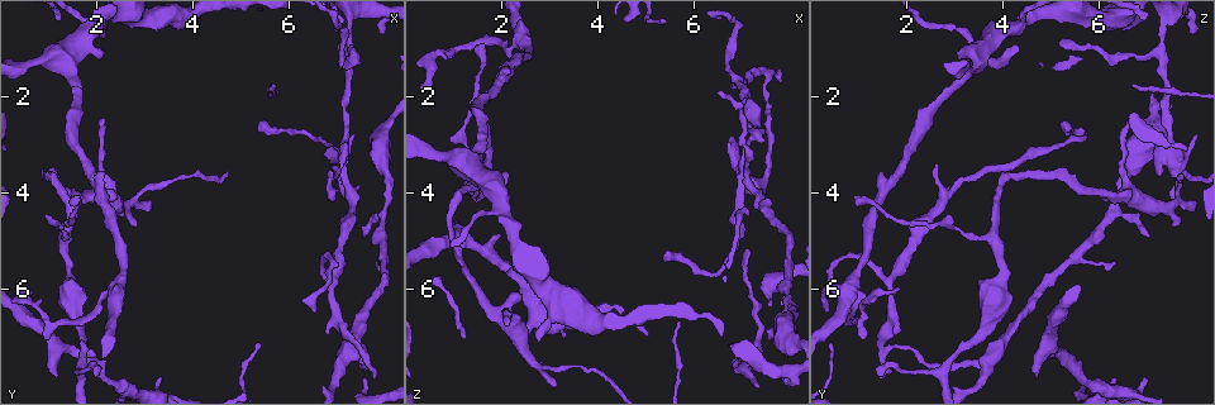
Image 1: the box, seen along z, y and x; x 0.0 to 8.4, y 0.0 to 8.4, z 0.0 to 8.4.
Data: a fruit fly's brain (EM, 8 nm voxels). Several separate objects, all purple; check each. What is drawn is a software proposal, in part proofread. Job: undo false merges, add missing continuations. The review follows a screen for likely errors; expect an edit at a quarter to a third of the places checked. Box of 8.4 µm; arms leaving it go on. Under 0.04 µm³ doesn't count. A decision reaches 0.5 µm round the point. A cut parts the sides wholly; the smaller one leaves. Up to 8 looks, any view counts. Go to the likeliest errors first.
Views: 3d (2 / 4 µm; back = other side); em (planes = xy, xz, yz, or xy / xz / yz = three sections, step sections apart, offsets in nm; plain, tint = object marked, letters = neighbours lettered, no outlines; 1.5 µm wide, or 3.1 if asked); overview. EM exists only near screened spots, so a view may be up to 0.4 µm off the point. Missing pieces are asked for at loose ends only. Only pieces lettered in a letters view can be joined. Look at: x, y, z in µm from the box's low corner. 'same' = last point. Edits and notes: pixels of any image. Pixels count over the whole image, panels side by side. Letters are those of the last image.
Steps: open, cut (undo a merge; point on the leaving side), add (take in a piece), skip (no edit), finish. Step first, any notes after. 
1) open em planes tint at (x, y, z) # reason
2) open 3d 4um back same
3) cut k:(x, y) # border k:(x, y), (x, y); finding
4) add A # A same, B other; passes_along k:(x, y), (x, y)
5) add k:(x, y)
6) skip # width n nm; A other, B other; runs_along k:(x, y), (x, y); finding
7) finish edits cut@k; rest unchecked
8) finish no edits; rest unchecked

open em xz step 4 letters at (2.15, 2.50, 6.80) # free end

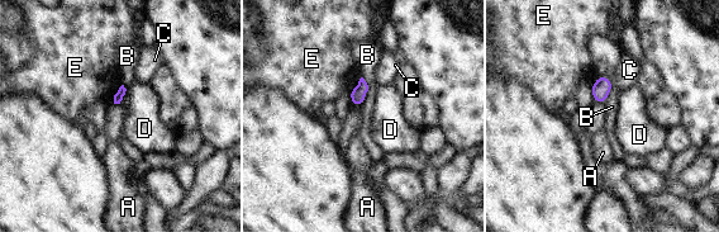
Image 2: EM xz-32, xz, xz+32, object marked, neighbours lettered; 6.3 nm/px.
open em xy step 8 letters same # cut it another way

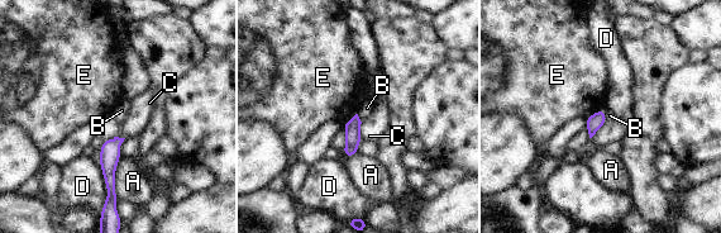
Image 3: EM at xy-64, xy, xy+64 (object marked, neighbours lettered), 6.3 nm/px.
skip # A other, B other, C other, D other, E other; border 3:(357, 113), (362, 122); no lettered piece goes on from it

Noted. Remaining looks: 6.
open em planes letters at (1.15, 7.75, 4.75) # branch stops here

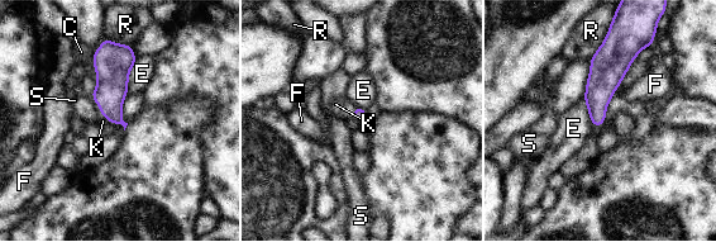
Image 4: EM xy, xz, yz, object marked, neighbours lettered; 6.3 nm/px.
add K # C other, E other, F other, K same, R other, S other; it goes on there

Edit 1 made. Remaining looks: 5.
open overview # see it whole again

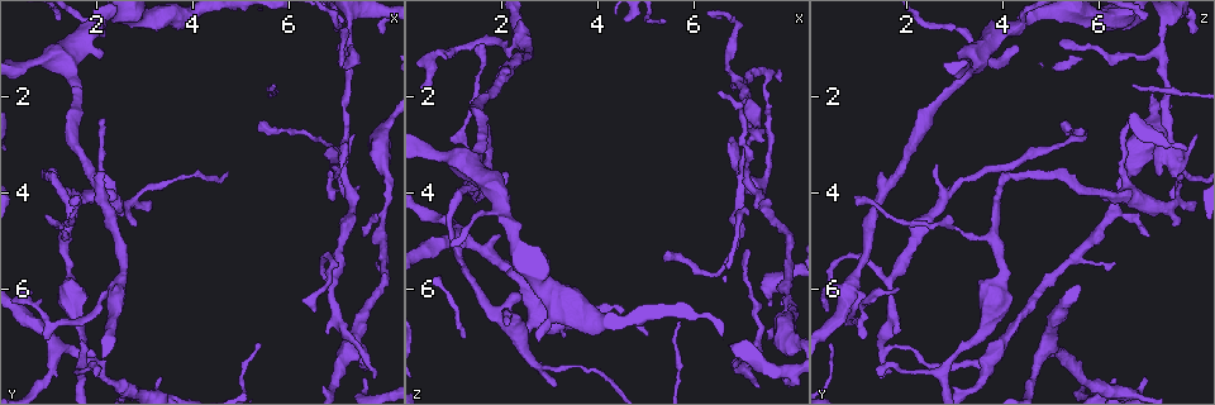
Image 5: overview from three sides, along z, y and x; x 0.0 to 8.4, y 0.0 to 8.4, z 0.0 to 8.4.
open em planes letters at (7.60, 4.90, 7.10) # thin end

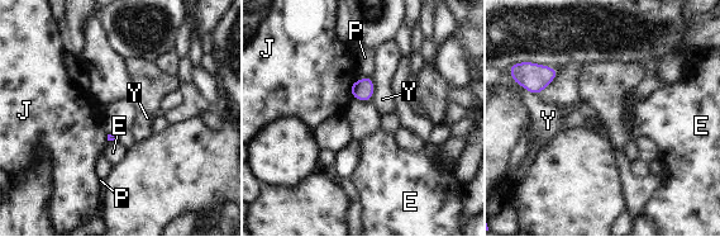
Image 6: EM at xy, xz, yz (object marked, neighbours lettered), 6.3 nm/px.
skip # E other, J other, P other, Y other; no lettered piece goes on from it

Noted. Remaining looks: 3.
finish edits add@4; rest unchecked

